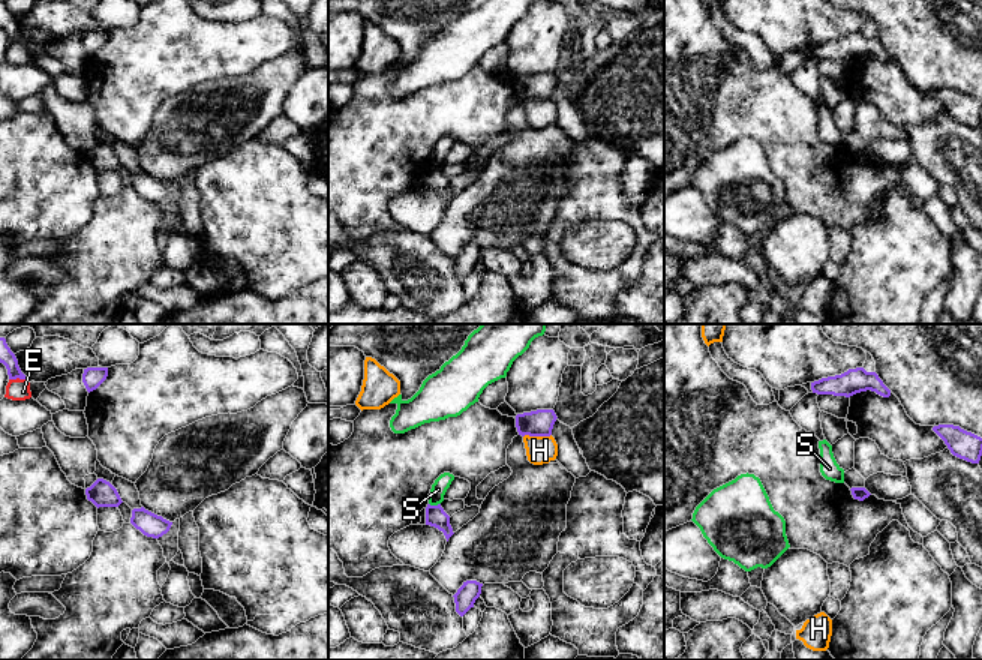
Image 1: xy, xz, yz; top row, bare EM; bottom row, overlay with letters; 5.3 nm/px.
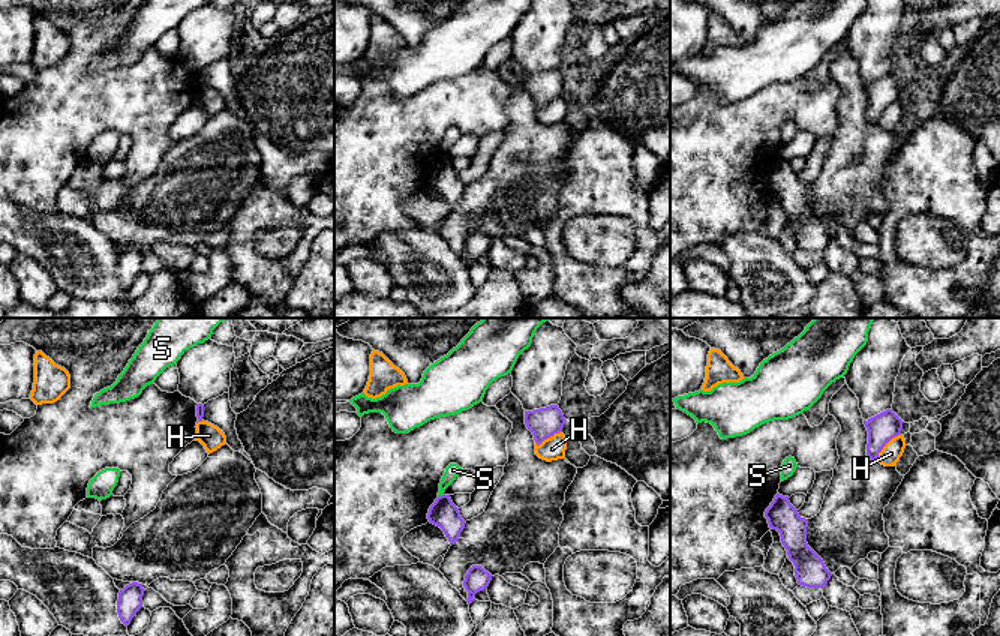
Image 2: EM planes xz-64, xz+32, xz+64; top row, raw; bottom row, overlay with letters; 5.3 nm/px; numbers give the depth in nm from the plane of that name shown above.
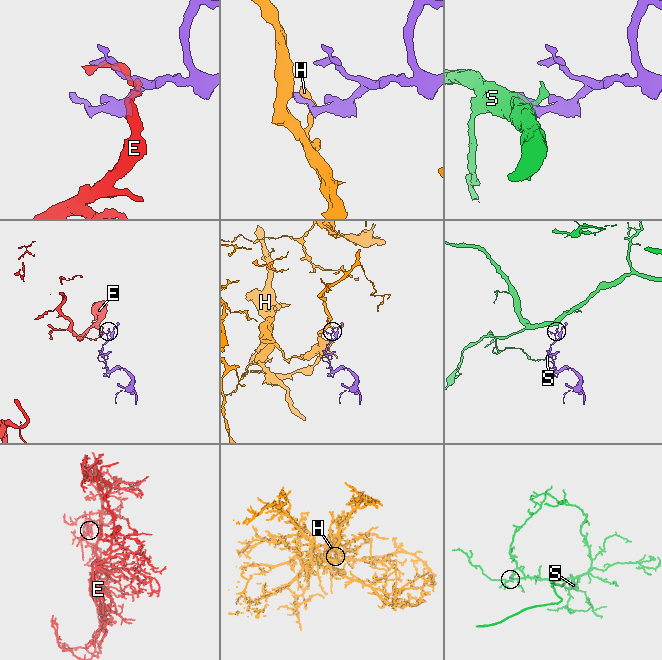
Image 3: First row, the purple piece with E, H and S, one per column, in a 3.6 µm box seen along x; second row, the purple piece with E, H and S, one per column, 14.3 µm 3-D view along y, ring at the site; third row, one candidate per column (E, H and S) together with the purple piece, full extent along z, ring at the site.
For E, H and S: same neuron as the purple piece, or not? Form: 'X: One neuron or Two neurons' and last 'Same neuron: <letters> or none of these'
E: Two neurons
H: Two neurons
S: Two neurons
Same neuron: none of these

